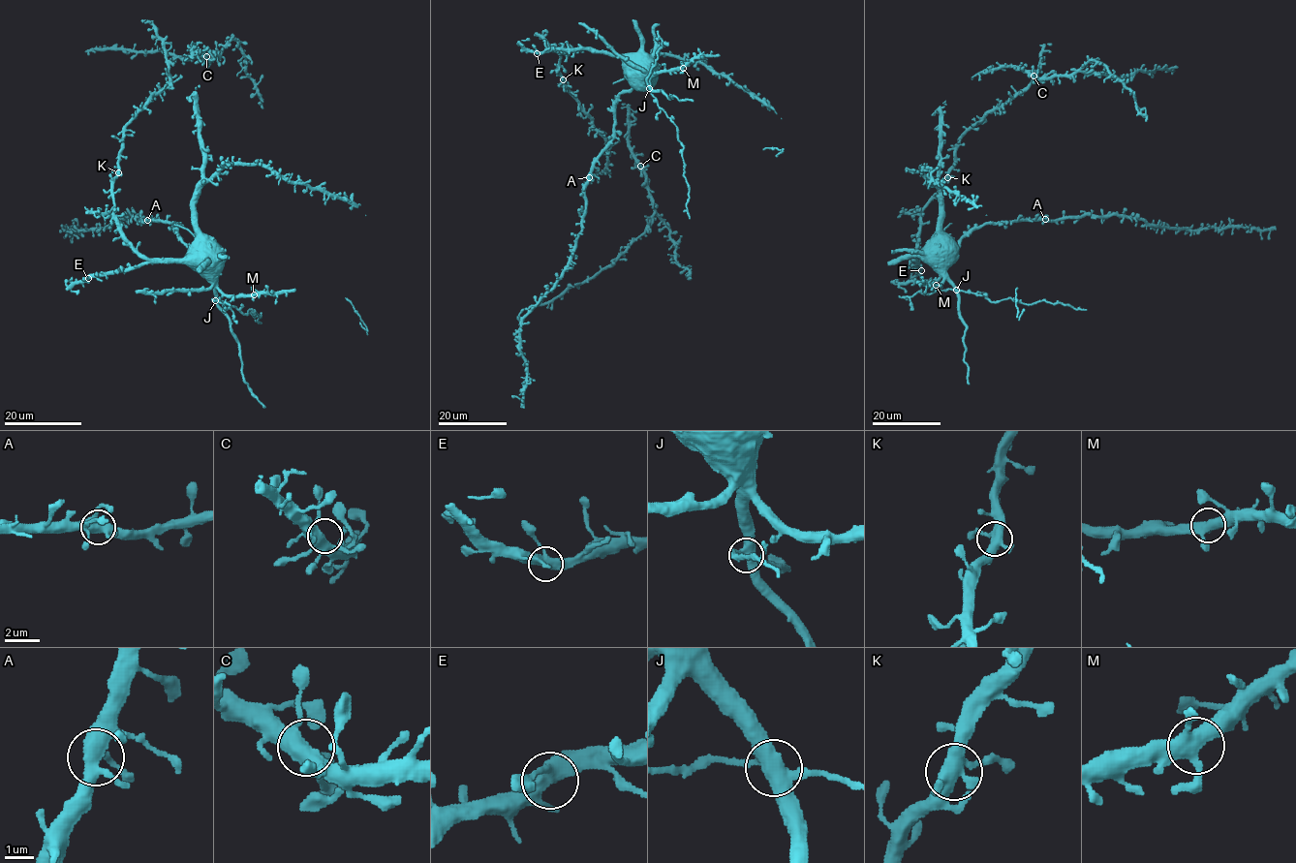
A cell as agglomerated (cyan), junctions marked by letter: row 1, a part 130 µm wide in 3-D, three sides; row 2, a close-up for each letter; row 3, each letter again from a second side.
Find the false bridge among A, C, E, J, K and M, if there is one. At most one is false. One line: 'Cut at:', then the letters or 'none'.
Cut at: J

